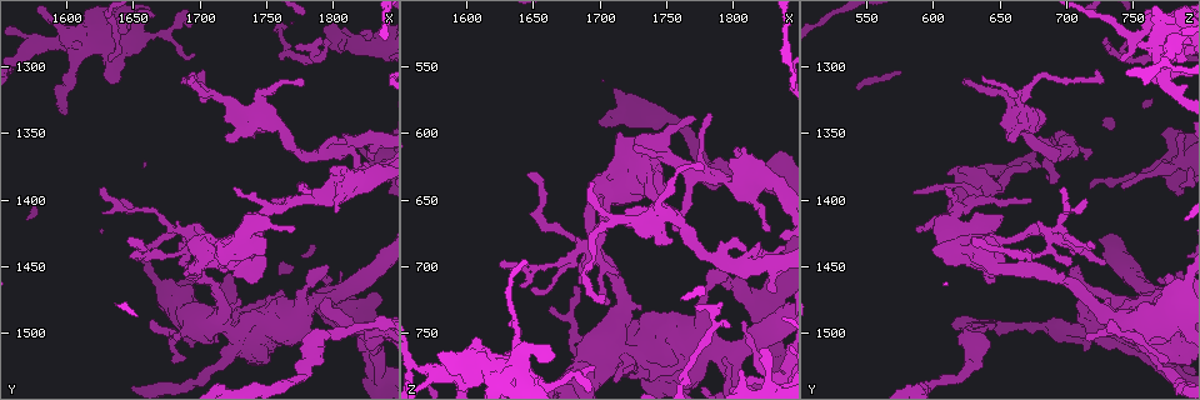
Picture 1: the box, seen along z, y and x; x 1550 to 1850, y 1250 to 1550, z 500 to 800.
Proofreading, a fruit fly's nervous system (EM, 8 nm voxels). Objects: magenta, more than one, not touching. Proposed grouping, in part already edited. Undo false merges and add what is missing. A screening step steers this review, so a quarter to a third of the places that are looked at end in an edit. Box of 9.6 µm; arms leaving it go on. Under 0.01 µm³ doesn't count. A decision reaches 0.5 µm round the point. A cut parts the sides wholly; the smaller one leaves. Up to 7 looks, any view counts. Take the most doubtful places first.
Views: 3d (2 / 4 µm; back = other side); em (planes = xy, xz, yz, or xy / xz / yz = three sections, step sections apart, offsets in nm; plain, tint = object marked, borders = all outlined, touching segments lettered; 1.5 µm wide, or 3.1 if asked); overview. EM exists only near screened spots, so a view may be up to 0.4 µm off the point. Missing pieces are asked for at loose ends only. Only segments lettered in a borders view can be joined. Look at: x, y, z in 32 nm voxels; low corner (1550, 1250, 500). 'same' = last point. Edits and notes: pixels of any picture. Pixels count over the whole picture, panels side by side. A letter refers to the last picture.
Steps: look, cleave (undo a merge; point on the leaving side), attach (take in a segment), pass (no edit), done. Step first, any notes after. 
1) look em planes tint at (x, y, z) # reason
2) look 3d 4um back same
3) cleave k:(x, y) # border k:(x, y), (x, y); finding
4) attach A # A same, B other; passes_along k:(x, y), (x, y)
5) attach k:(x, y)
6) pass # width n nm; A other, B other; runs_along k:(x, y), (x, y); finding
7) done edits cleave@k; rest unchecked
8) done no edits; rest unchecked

look 3d 4um at (1704, 1302, 726) # free end

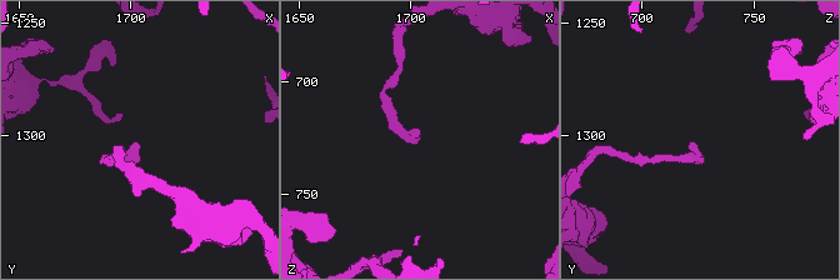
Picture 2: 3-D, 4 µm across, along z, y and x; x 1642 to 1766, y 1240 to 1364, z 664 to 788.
look em planes borders at (1701, 1303, 725) # shape alone is not enough

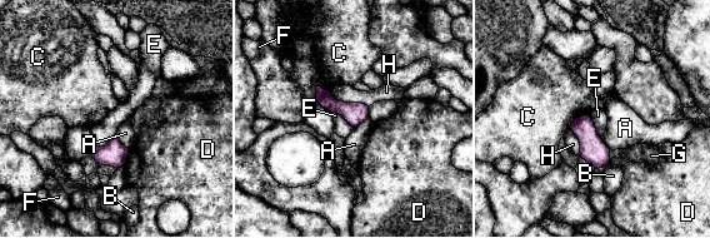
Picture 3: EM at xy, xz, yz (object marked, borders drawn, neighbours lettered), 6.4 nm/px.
pass # longest_contact H 280 nm; A other, B other, C other, D other, E other, F other, G other, H other; border 3:(331, 112), (340, 115), (353, 128); no lettered segment goes on from it

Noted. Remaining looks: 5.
look 3d 4um at (1648, 1428, 630) # branch stops here

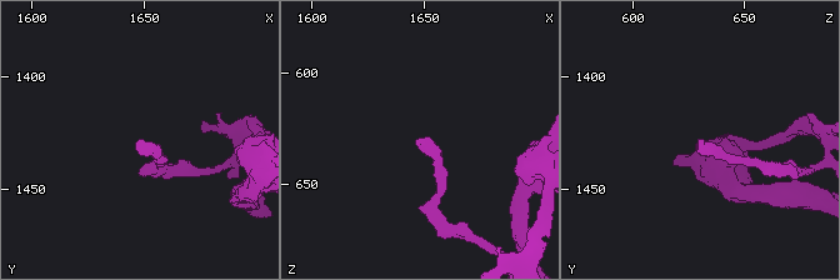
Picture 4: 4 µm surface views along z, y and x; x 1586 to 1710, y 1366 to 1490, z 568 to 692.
look em planes tint at (1648, 1428, 629) # shape alone is not enough

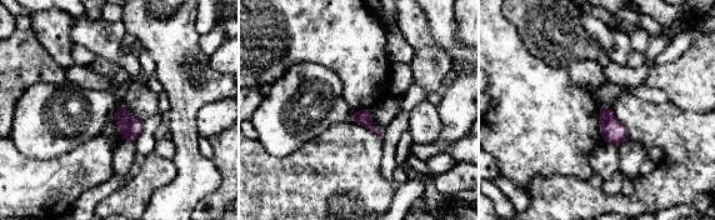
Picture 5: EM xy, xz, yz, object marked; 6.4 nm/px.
look em planes borders same # see the neighbours

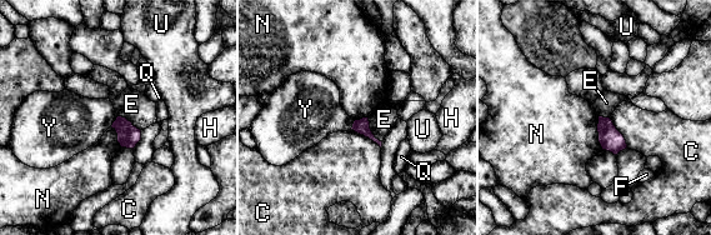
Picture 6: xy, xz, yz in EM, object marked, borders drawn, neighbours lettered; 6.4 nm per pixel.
pass # C other, E other, F other, H other, N other, Q other, U other, Y other; no lettered segment goes on from it

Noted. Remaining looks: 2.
look em planes borders at (1796, 1470, 770) # arms part here

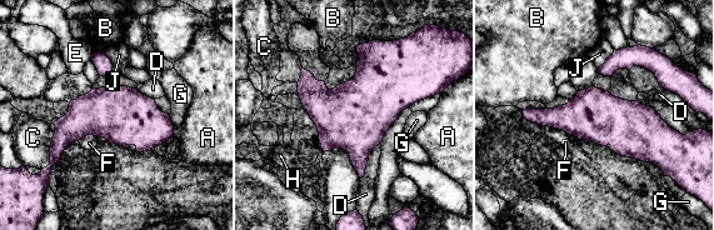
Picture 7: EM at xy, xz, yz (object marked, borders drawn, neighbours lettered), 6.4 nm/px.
pass # width 340 nm; A other, B other, C other, D other, E other, F other, G other, H other, J other; border 7:(98, 136), (85, 135), (79, 140); all the same neuron

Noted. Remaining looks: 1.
done no edits; rest unchecked

